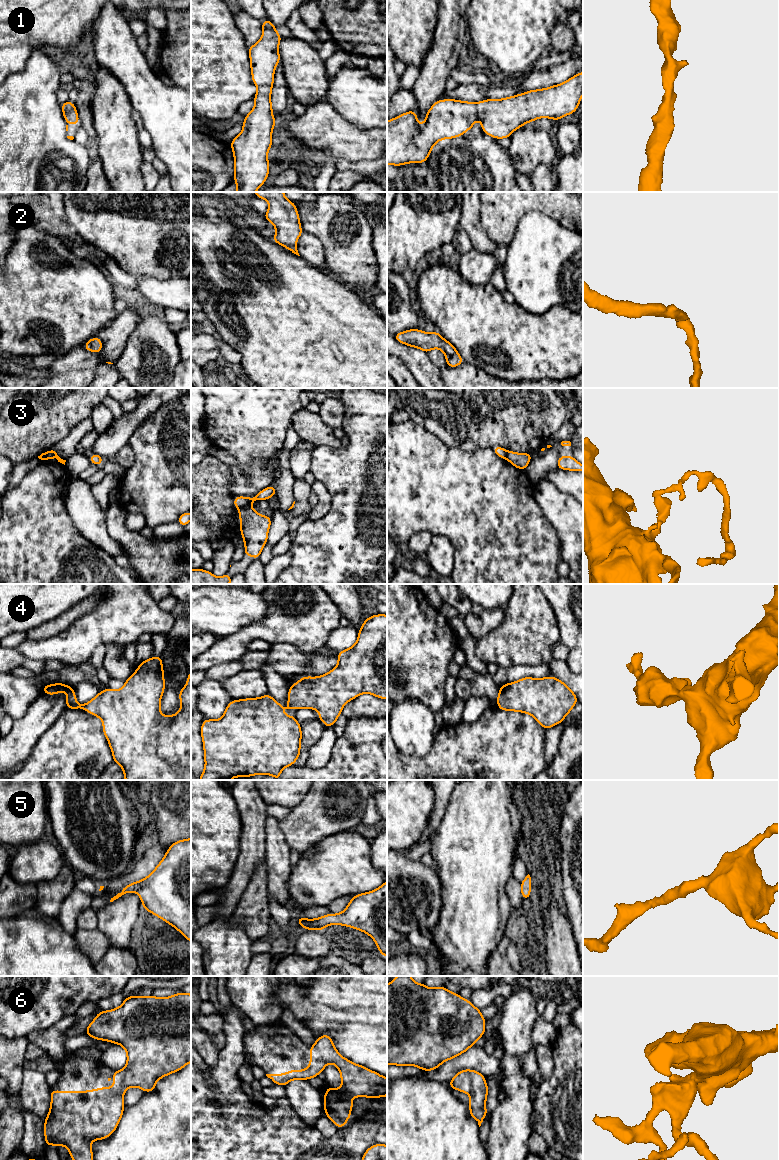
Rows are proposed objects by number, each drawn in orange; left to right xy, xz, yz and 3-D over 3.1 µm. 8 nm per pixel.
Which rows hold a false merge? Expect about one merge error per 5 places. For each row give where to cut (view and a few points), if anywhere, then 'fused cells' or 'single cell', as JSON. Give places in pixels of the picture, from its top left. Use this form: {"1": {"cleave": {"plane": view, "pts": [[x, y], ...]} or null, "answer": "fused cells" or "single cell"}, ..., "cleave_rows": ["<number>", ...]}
{"1": {"cleave": null, "answer": "single cell"}, "2": {"cleave": null, "answer": "single cell"}, "3": {"cleave": {"plane": "xz", "pts": [[249, 505], [239, 509]]}, "answer": "fused cells"}, "4": {"cleave": null, "answer": "single cell"}, "5": {"cleave": null, "answer": "single cell"}, "6": {"cleave": null, "answer": "single cell"}, "cleave_rows": ["3"]}

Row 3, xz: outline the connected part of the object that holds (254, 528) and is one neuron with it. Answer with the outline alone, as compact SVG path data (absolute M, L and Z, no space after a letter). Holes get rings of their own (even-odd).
M249 506L239 509L239 517L245 544L244 556L253 556L257 560L268 539L271 516L263 516Z

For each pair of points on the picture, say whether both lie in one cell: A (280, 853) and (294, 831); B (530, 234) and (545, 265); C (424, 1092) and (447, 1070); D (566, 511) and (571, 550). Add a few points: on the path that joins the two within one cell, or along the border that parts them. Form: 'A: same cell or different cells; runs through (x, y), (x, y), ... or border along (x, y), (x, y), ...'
A: different cells; border along (278, 820), (278, 826), (290, 850)
B: same cell; runs through (538, 242), (544, 257)
C: different cells; border along (413, 1076), (437, 1080), (447, 1084)
D: same cell; runs through (571, 521), (571, 540)

